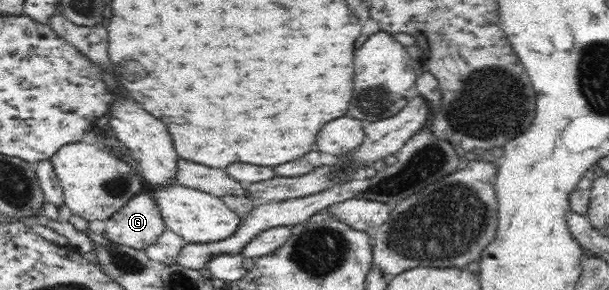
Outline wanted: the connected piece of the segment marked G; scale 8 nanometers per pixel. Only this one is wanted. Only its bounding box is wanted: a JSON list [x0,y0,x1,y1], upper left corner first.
[105,190,166,250]

